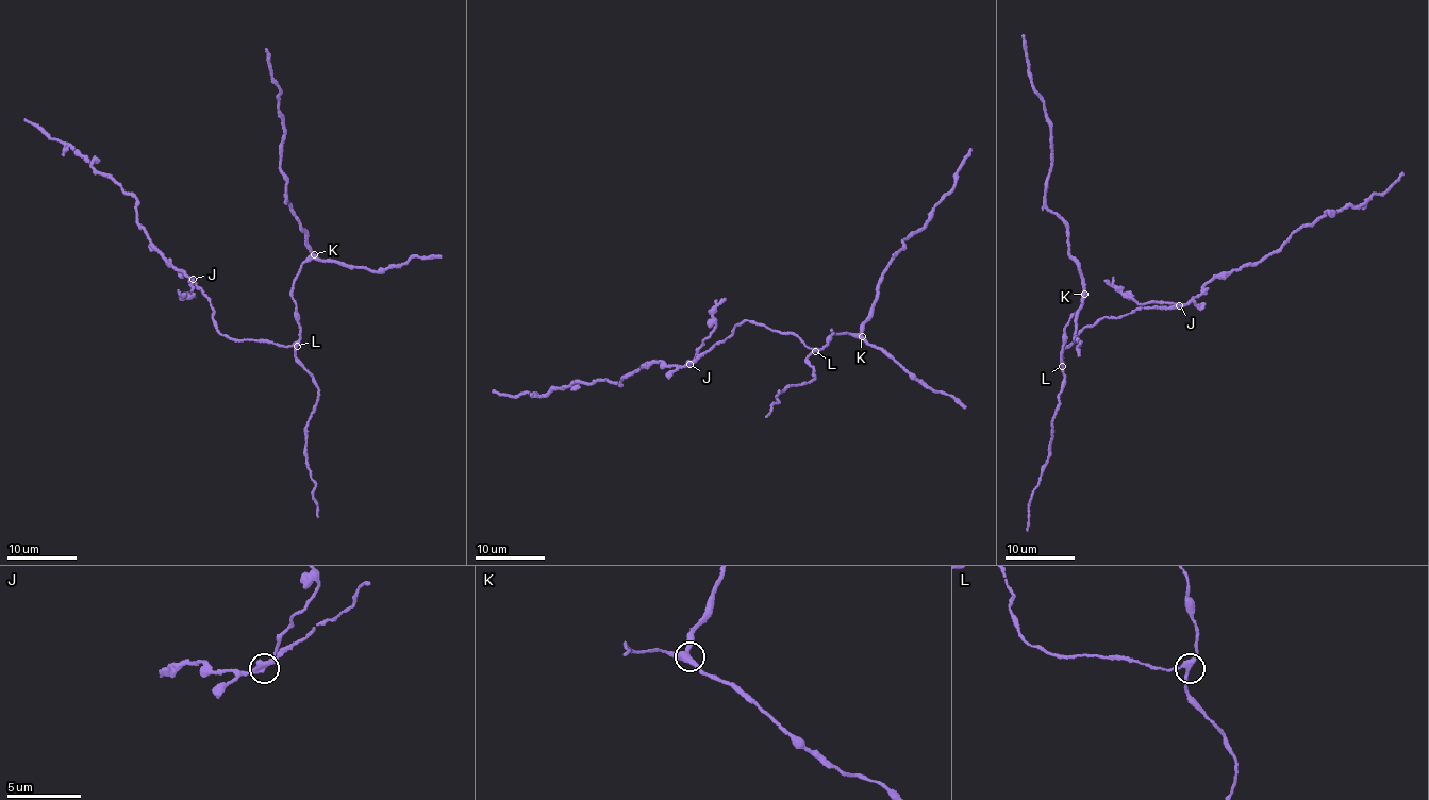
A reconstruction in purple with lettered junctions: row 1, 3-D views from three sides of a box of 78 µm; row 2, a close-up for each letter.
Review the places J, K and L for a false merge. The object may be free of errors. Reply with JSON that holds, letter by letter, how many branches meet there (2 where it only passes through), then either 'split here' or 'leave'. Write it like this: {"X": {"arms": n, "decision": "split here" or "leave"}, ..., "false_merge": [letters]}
{"J": {"arms": 3, "decision": "split here"}, "K": {"arms": 3, "decision": "leave"}, "L": {"arms": 3, "decision": "leave"}, "false_merge": ["J"]}

